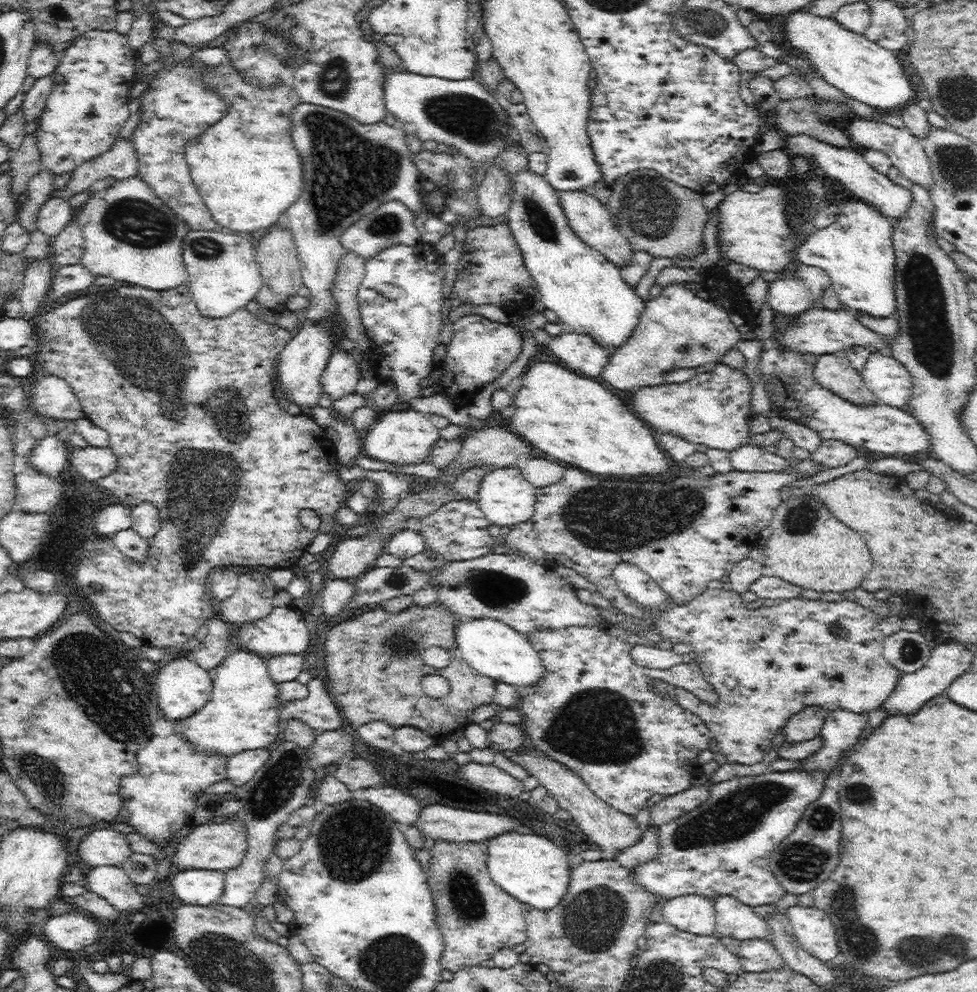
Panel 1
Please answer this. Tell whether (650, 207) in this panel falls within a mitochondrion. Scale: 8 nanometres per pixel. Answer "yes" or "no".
yes

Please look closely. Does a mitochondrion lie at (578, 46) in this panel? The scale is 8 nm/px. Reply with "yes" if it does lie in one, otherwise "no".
no

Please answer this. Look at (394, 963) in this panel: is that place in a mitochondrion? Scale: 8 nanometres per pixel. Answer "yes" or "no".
yes

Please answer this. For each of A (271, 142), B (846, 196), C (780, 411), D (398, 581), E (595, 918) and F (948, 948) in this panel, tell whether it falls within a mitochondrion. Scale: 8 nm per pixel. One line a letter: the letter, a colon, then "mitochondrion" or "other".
A: other
B: other
C: other
D: mitochondrion
E: mitochondrion
F: mitochondrion

